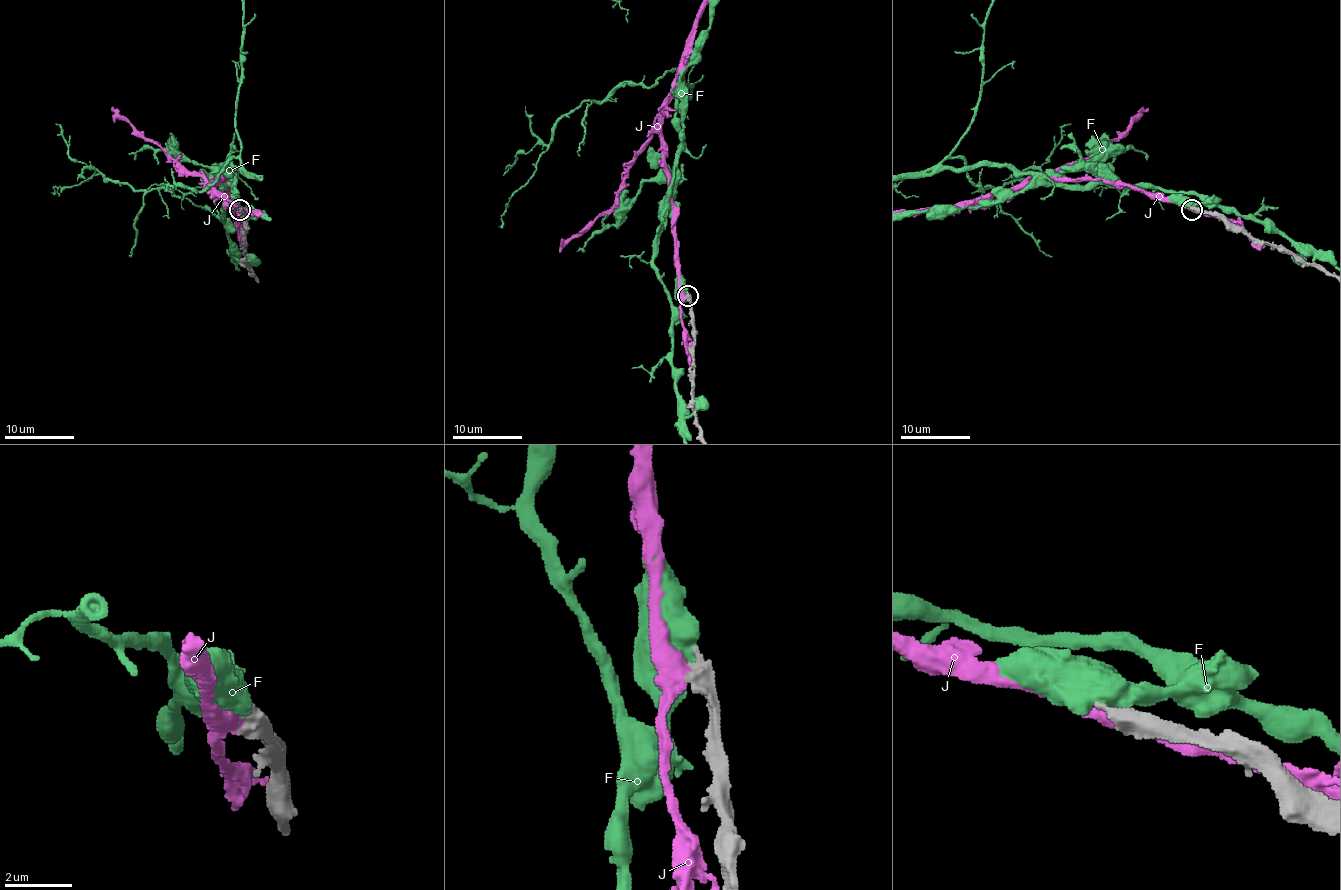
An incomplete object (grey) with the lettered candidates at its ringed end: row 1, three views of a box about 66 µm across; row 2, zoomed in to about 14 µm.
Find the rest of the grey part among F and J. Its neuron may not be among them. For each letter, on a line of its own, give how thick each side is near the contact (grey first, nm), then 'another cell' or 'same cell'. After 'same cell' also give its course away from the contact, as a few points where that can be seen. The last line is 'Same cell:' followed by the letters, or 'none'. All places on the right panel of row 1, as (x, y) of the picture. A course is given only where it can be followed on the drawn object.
F: calibres 360 and 800 nm; another cell
J: calibres 600 and 460 nm; another cell
Same cell: none

